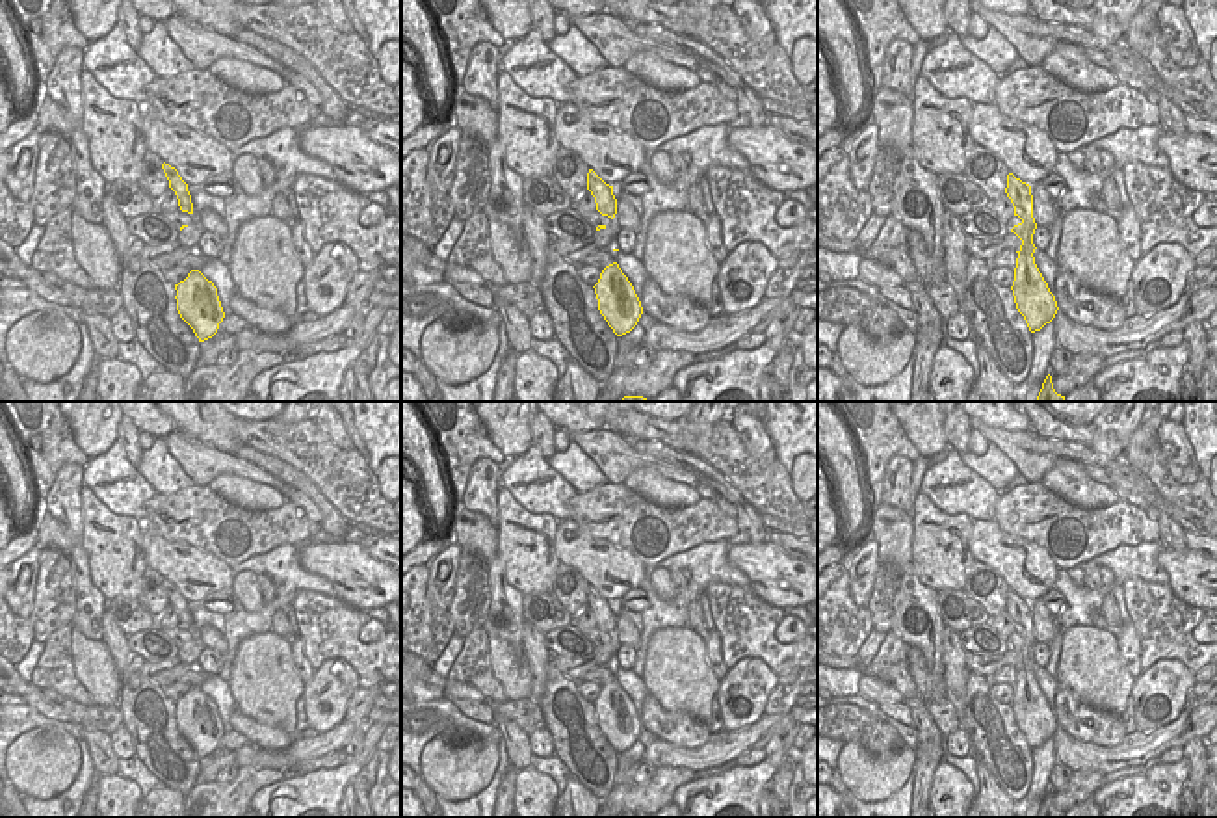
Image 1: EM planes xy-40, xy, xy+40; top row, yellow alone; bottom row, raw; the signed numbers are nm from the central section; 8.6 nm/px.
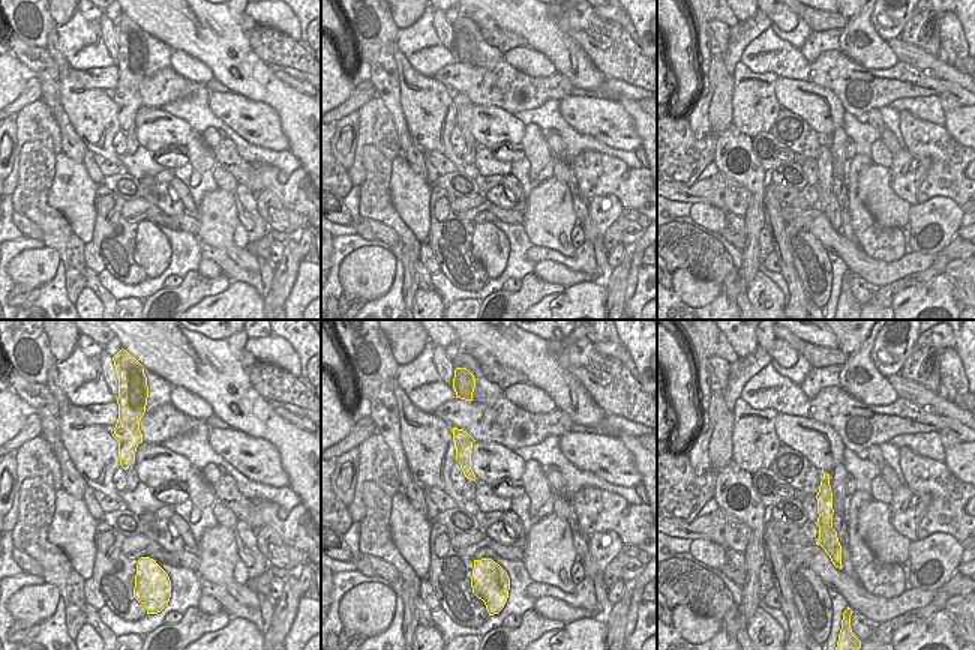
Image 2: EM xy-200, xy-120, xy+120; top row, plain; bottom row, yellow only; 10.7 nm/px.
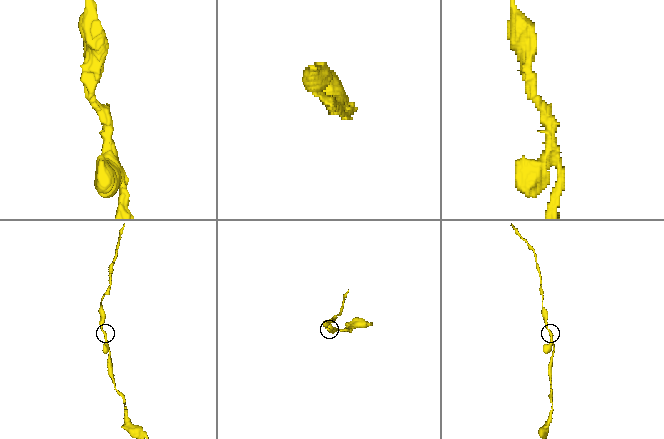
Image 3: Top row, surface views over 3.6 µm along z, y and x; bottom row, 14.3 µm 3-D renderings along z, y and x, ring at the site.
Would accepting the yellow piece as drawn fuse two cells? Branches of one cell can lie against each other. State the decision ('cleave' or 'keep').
cleave

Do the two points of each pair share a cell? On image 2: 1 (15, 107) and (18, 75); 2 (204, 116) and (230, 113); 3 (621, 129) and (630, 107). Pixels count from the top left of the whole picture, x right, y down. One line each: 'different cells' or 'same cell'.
1: different cells
2: different cells
3: different cells

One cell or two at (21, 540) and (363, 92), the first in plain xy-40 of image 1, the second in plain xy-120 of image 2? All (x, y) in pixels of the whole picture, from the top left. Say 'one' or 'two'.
one

